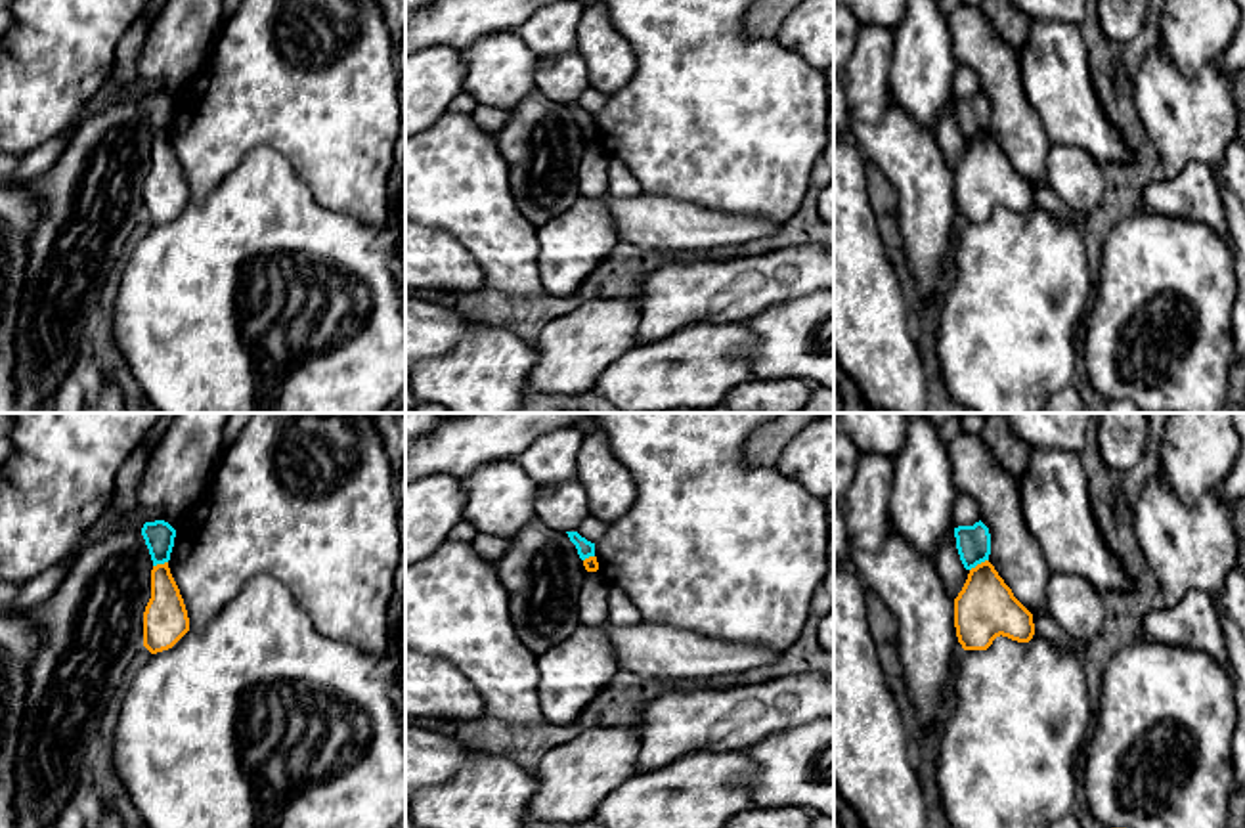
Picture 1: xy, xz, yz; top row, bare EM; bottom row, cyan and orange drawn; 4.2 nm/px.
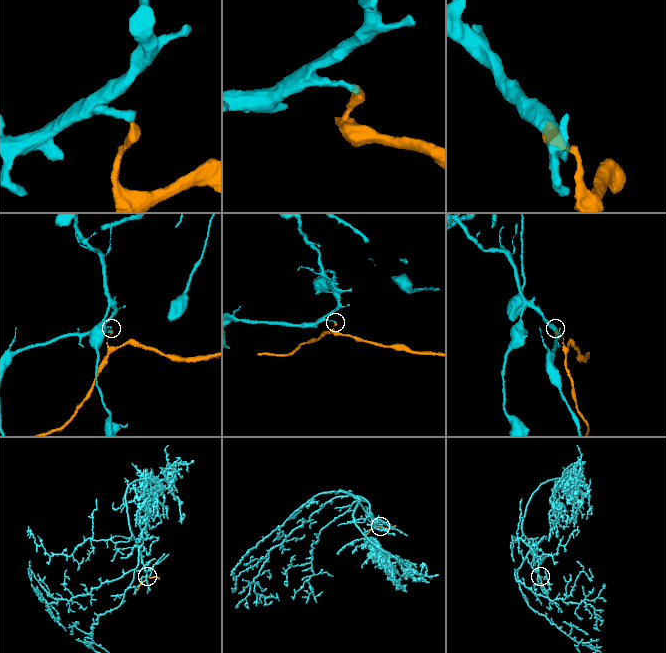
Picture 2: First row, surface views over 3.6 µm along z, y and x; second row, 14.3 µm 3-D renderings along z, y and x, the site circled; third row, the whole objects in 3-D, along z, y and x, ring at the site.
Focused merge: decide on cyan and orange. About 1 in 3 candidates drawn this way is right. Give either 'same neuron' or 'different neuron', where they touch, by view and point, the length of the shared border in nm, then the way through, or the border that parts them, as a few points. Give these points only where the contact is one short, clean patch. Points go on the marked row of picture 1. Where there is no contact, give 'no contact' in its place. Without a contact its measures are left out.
different neuron; contact yz (978, 563); length 90 nm; border yz (987, 559), (970, 570)

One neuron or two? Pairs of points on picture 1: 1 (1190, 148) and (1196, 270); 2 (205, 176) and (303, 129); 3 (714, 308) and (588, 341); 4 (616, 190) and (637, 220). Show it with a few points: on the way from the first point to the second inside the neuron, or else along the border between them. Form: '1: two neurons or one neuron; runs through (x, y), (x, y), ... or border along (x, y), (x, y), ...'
1: two neurons; border along (1150, 209), (1205, 222), (1224, 241)
2: one neuron; runs through (230, 152), (253, 129), (278, 129)
3: one neuron; runs through (683, 308), (660, 308), (647, 318), (618, 326)
4: two neurons; border along (641, 192), (630, 197), (607, 197)

